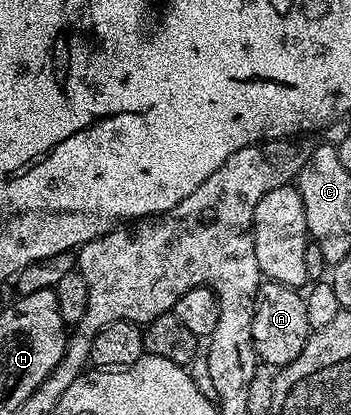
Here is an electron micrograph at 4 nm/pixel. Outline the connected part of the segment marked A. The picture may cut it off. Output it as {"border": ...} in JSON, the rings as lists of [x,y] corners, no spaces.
{"border":[[[264,280],[257,291],[253,311],[253,347],[262,364],[282,367],[293,363],[311,338],[313,330],[305,315],[305,297],[298,289],[290,289],[276,281]]]}

